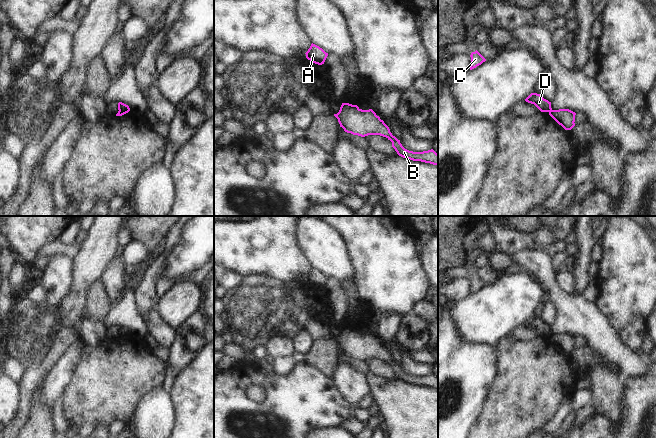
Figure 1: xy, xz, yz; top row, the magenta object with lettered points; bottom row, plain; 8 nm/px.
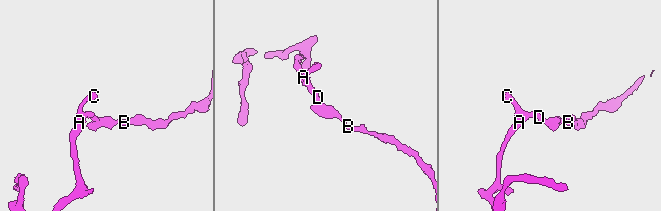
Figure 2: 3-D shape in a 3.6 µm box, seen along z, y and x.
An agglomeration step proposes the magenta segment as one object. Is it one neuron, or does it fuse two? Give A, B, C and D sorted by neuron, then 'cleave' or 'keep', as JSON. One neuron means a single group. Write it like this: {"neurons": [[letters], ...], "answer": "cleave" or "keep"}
{"neurons": [["A", "C", "D"], ["B"]], "answer": "cleave"}

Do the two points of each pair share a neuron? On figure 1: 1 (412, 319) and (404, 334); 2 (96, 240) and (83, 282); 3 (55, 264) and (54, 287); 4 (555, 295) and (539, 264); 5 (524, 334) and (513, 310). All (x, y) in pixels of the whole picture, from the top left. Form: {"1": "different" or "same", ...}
{"1": "same", "2": "same", "3": "same", "4": "same", "5": "different"}

